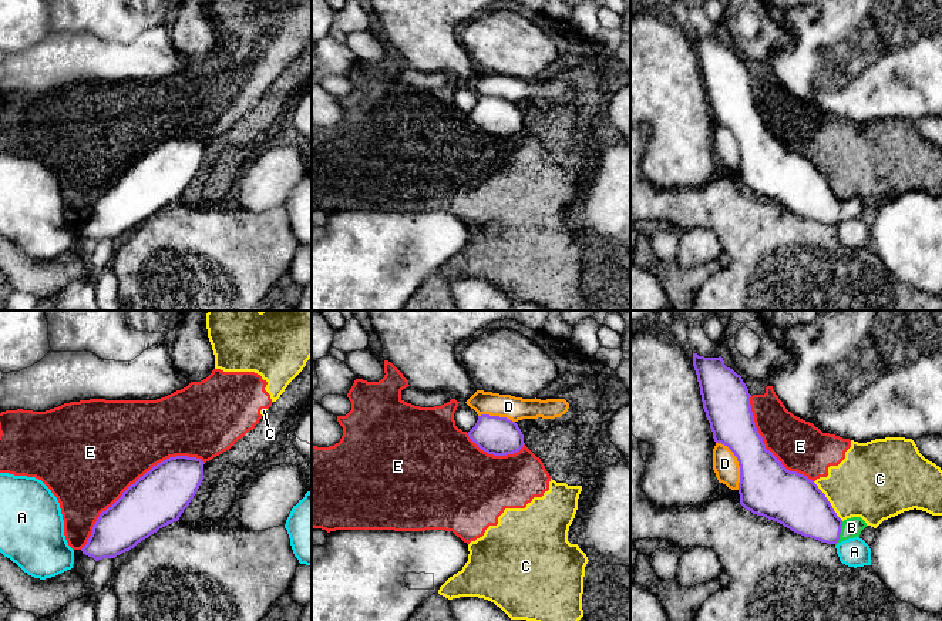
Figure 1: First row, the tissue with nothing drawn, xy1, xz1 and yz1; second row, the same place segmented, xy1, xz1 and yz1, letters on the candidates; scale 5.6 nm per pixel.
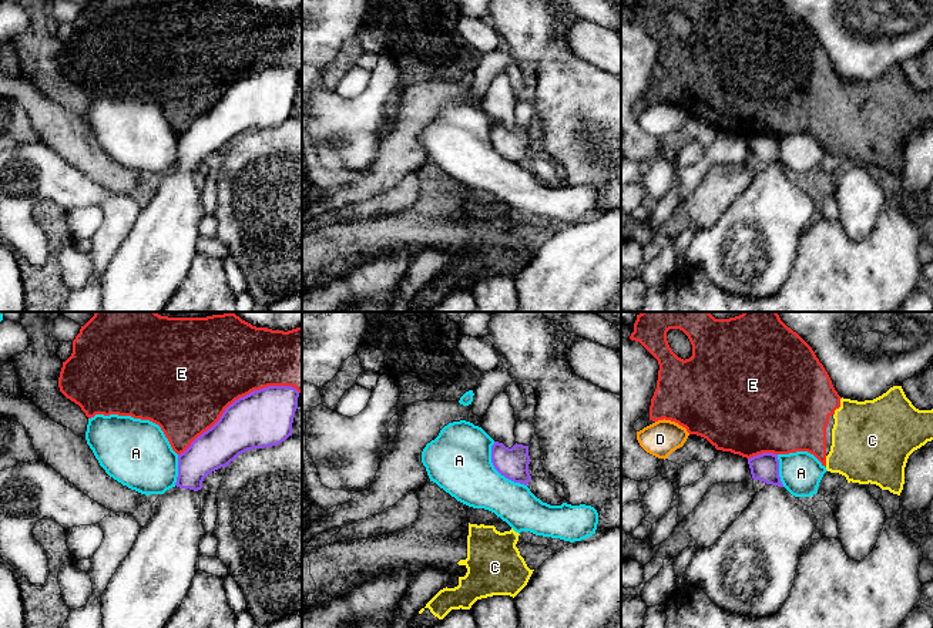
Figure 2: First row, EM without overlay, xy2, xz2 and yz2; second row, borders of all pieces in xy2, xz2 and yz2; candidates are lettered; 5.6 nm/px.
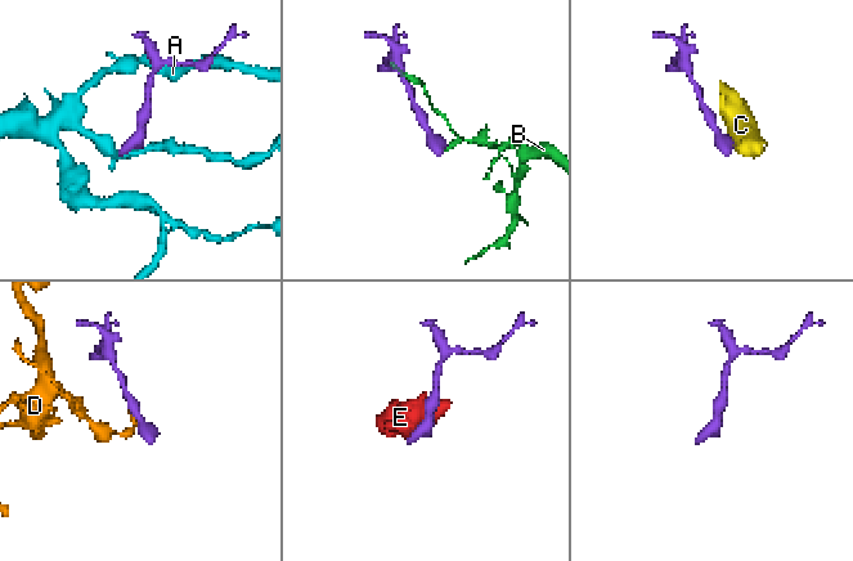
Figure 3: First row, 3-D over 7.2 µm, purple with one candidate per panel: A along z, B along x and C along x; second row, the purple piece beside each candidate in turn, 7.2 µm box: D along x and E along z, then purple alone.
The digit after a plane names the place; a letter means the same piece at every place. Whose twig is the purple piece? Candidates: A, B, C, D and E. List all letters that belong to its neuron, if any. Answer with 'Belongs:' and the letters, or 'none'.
Belongs: none

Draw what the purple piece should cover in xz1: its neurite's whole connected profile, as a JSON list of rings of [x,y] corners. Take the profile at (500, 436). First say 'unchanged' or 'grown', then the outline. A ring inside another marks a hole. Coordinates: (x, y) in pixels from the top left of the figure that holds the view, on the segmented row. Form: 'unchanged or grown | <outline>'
unchanged | [[[478,416],[468,436],[481,450],[494,456],[514,454],[525,444],[518,424],[499,416]]]

